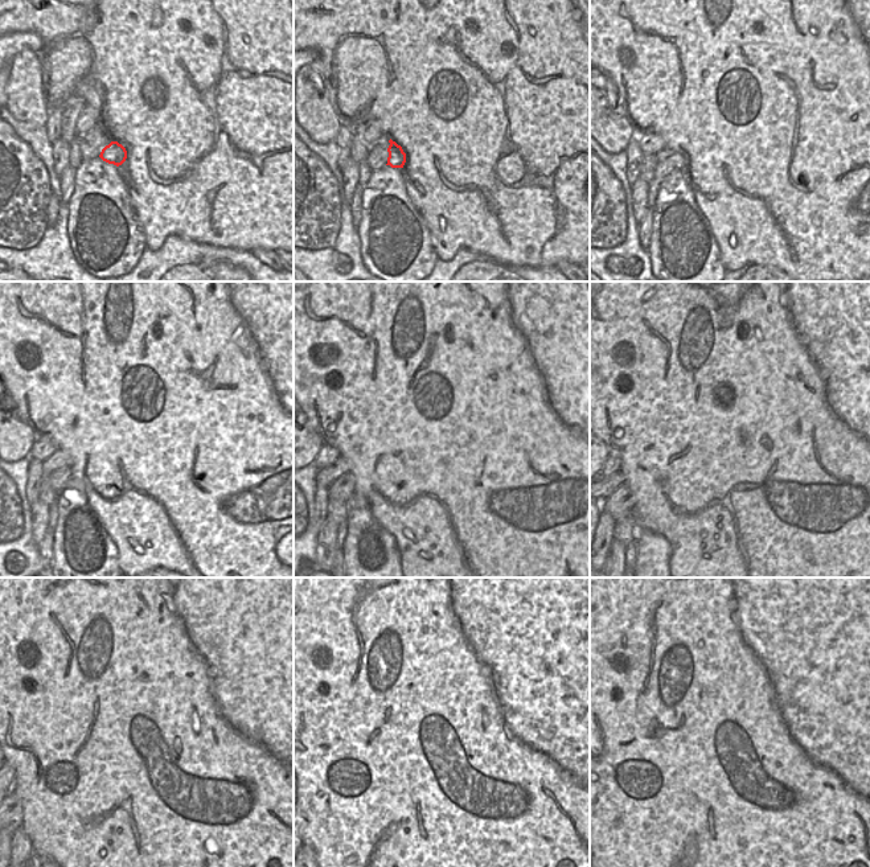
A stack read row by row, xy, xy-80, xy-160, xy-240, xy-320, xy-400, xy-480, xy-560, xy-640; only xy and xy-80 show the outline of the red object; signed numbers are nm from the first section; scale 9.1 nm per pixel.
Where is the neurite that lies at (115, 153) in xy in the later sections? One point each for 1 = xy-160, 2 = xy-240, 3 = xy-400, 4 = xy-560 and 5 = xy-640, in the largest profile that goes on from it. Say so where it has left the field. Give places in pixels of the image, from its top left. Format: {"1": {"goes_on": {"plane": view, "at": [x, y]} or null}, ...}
{"1": {"goes_on": {"plane": "xy-160", "at": [665, 155]}}, "2": {"goes_on": {"plane": "xy-240", "at": [58, 459]}}, "3": {"goes_on": {"plane": "xy-400", "at": [616, 480]}}, "4": {"goes_on": null}, "5": {"goes_on": null}}

